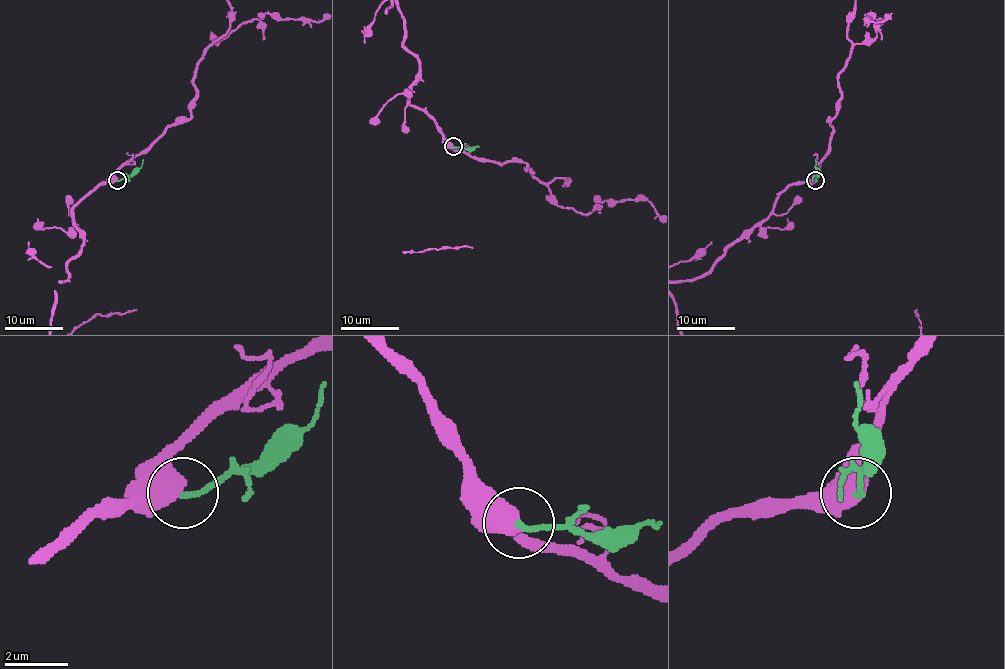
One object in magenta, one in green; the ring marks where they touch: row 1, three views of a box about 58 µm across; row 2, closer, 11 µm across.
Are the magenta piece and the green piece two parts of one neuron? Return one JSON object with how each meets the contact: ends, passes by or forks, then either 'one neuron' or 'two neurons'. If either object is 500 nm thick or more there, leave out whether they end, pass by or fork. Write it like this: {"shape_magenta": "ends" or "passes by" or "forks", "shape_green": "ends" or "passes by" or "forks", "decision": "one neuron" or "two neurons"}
{"decision": "two neurons"}

